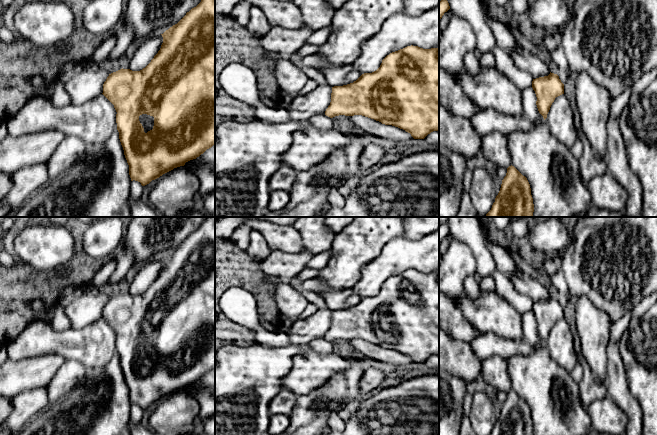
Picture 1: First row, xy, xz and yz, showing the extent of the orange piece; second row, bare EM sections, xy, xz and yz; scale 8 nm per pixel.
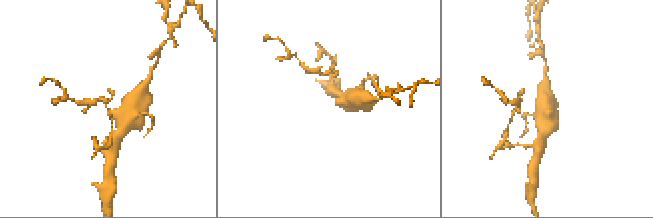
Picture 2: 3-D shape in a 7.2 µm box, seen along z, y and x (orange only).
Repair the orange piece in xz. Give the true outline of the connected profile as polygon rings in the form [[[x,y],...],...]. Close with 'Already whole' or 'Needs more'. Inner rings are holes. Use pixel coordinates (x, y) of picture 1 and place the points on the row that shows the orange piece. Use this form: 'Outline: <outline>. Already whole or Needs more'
Outline: [[[407,46],[387,55],[380,67],[372,73],[362,74],[353,83],[332,87],[331,102],[325,115],[362,115],[385,125],[392,125],[410,133],[414,139],[424,139],[433,131],[439,131],[439,49],[423,49]]]. Already whole

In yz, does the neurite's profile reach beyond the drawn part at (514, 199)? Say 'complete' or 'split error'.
complete

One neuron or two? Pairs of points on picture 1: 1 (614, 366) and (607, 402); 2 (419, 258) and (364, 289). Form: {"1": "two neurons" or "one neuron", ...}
{"1": "two neurons", "2": "one neuron"}

